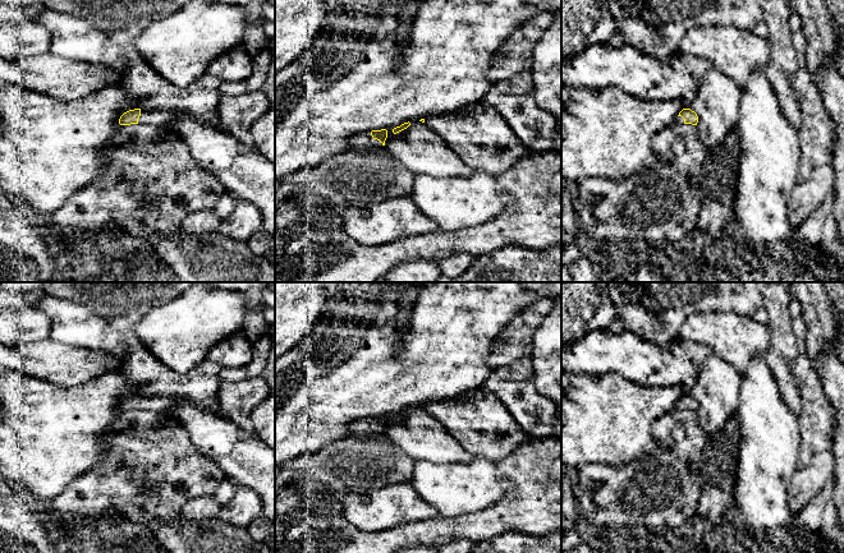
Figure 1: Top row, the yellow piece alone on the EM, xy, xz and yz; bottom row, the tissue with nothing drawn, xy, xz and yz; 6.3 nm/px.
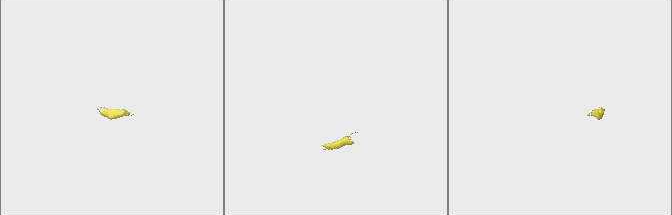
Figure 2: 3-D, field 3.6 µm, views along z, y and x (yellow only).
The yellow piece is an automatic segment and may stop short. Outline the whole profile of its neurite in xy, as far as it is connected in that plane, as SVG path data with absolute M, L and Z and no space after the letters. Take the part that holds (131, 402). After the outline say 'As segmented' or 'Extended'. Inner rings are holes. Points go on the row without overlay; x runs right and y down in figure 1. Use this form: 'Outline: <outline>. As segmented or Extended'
Outline: M134 395L124 398L120 405L120 411L130 411L130 410L148 410L153 413L168 414L169 409L174 404L179 404L178 398L170 397L146 397L141 395Z. Extended

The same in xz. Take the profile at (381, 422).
Outline: M372 416L354 421L348 427L348 434L372 436L385 432L387 416Z. Extended

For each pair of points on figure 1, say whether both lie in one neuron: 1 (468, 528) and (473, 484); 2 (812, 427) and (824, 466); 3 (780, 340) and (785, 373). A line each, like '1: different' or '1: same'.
1: different
2: different
3: same

